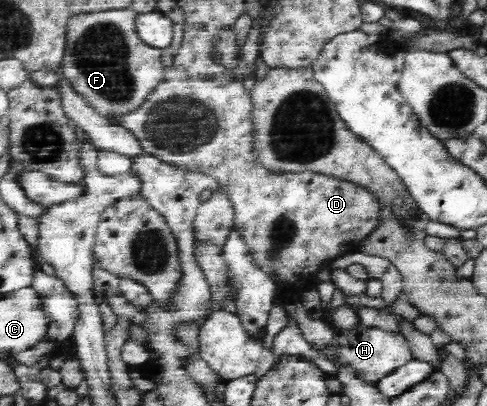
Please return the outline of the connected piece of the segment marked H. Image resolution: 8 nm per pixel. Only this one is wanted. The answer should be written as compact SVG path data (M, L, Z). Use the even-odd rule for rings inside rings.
M362 324L350 330L335 330L331 342L332 353L336 357L336 365L350 367L355 377L366 383L375 384L388 374L404 366L414 359L409 344L399 332L388 332L376 327L364 327Z

